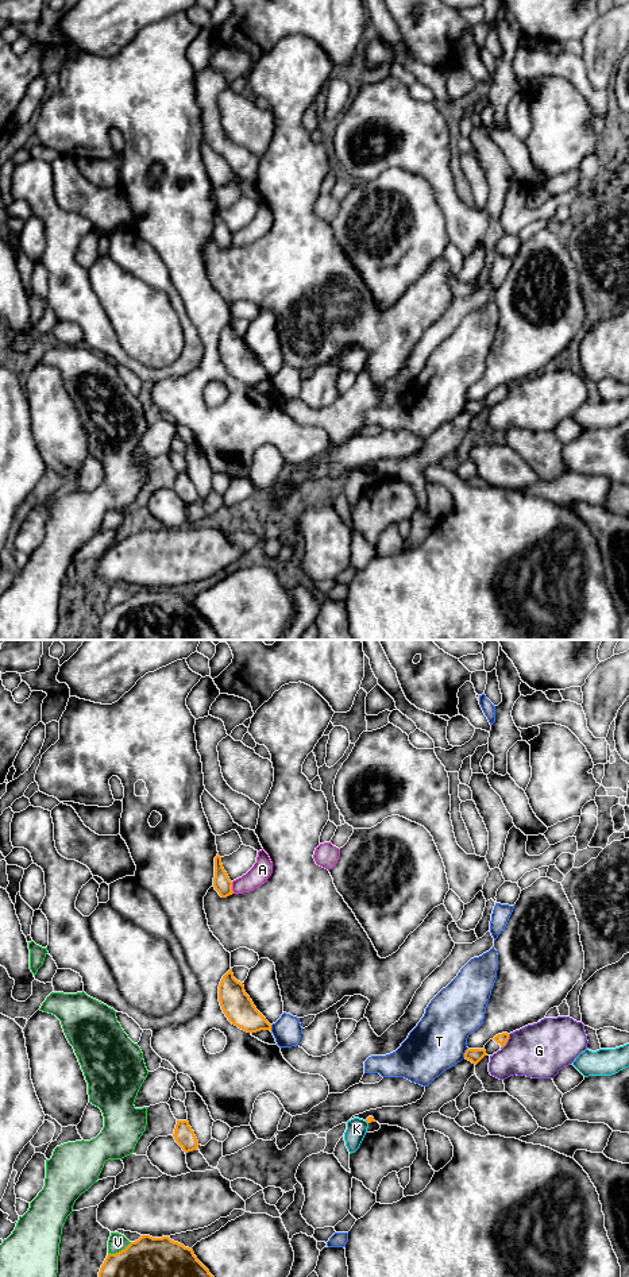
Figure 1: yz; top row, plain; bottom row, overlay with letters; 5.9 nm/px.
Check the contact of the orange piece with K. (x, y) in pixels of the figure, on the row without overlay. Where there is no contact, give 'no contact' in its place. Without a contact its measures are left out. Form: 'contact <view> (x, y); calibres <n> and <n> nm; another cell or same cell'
no contact; another cell

